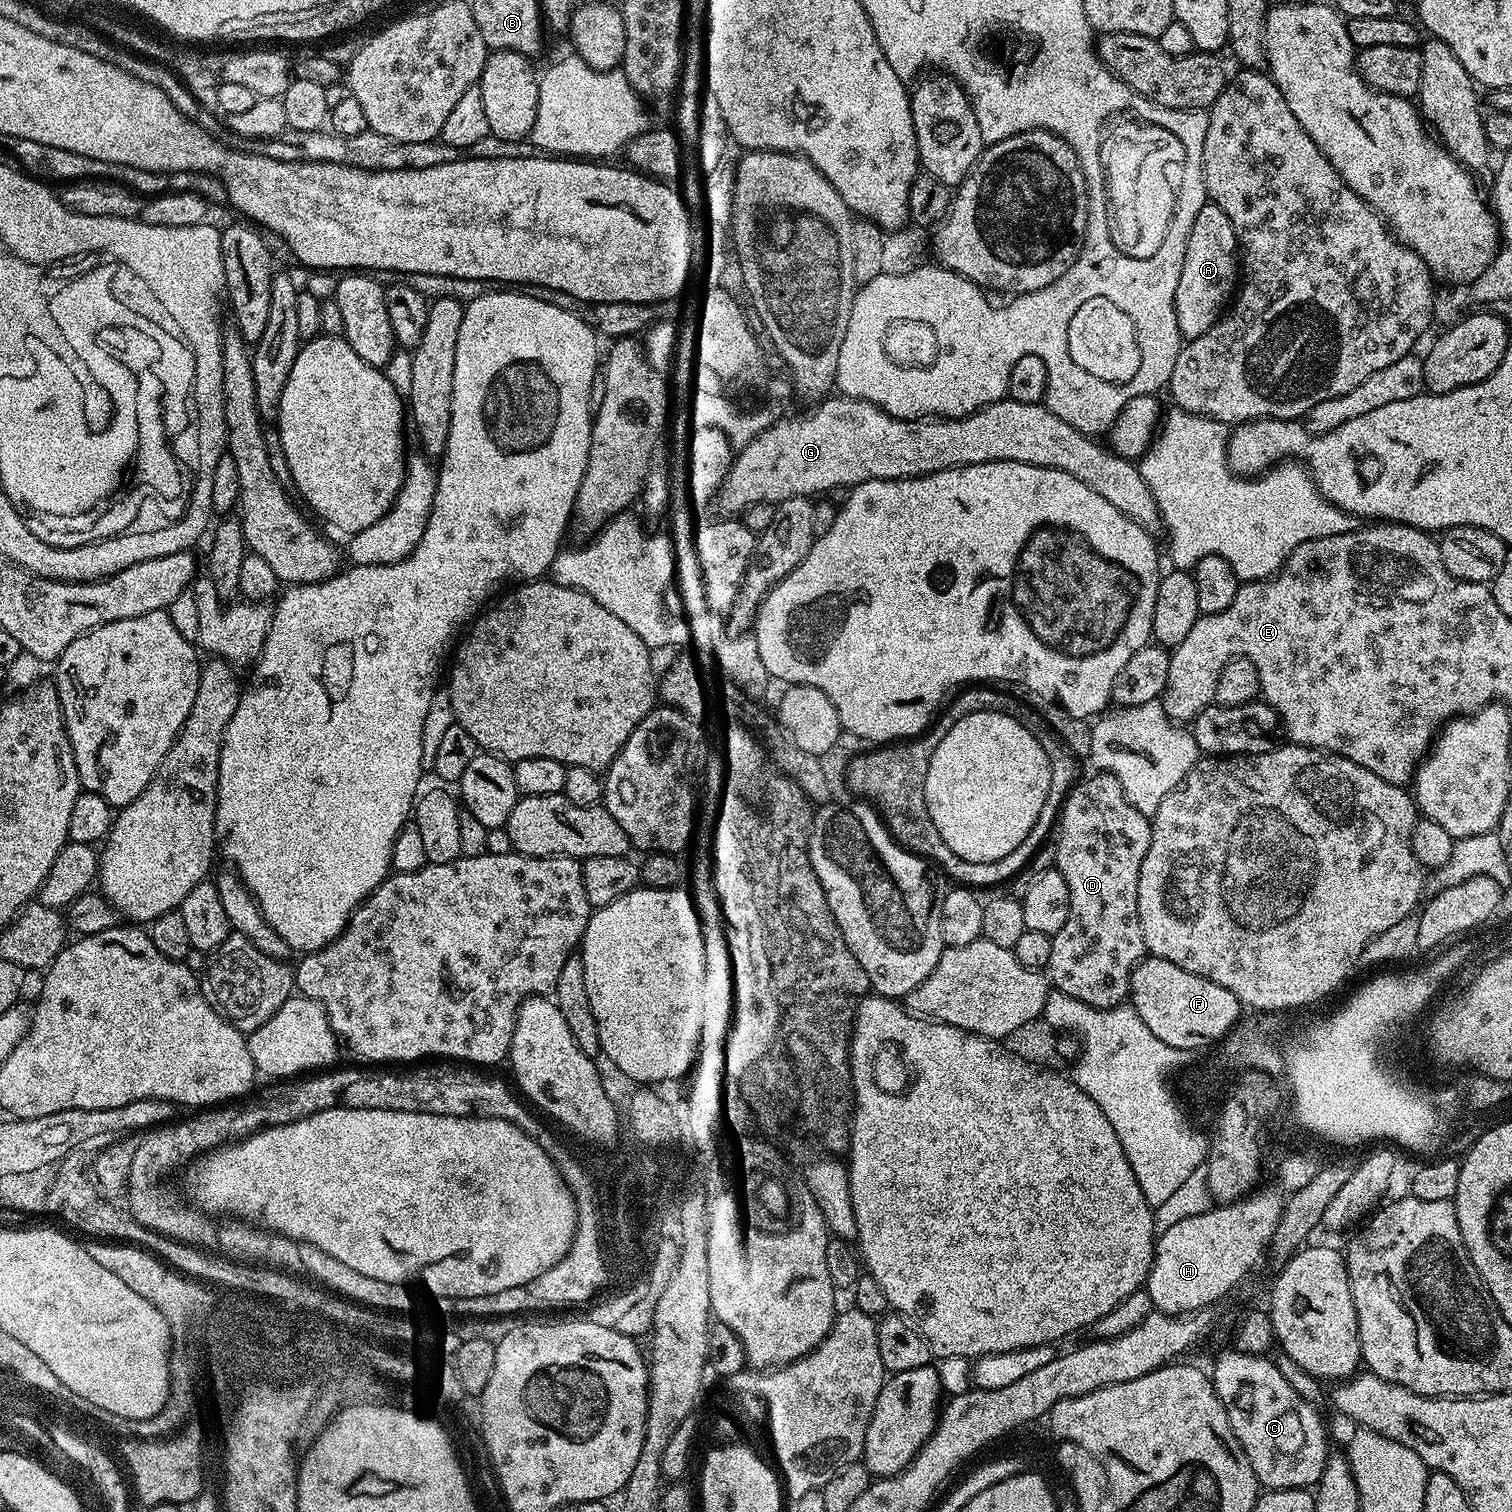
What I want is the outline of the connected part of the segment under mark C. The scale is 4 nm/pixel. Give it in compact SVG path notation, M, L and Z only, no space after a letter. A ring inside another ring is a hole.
M1229 1350L1210 1368L1210 1379L1228 1410L1230 1426L1265 1489L1308 1490L1319 1485L1324 1469L1330 1464L1324 1420L1316 1413L1319 1412L1317 1405L1303 1400L1298 1390L1282 1378L1275 1359Z

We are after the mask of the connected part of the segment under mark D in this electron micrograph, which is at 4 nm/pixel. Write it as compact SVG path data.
M1097 771L1096 776L1089 780L1081 779L1069 791L1068 797L1064 799L1063 808L1058 812L1058 836L1060 841L1055 841L1056 865L1055 868L1066 878L1066 886L1070 886L1070 918L1066 918L1066 926L1058 930L1058 934L1052 937L1050 946L1050 962L1046 969L1046 975L1051 987L1058 992L1065 992L1074 998L1093 1004L1095 1008L1119 1008L1129 999L1132 990L1132 972L1145 959L1146 949L1144 947L1144 935L1142 934L1142 922L1138 914L1138 874L1142 870L1142 858L1146 858L1146 850L1150 850L1150 838L1152 837L1152 822L1149 817L1143 816L1132 803L1126 798L1122 790L1122 782L1109 772Z

